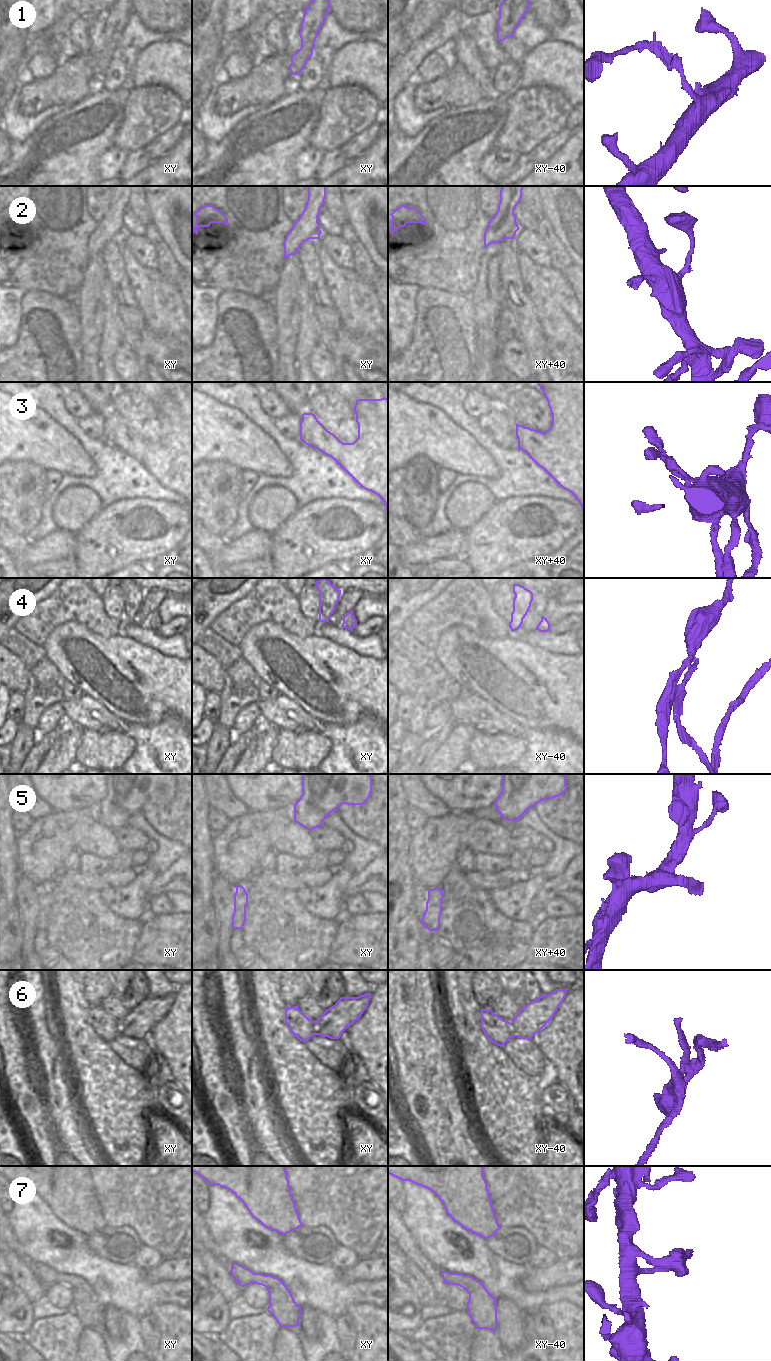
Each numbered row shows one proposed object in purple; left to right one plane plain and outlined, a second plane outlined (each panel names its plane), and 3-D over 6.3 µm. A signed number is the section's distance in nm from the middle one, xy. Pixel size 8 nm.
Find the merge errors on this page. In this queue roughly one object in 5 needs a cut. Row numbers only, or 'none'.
1, 4, 6

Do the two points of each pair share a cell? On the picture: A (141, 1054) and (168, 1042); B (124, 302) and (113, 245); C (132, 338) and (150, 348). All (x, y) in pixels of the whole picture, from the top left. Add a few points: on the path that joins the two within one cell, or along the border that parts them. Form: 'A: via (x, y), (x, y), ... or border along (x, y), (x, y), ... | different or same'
A: border along (143, 1038), (153, 1052) | different
B: via (121, 288), (115, 272), (113, 259) | same
C: border along (145, 326), (140, 332), (140, 347), (137, 354) | different

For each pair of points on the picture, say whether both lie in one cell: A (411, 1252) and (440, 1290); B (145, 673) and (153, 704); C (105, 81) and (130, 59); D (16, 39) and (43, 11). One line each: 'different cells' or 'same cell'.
A: same cell
B: same cell
C: different cells
D: different cells

